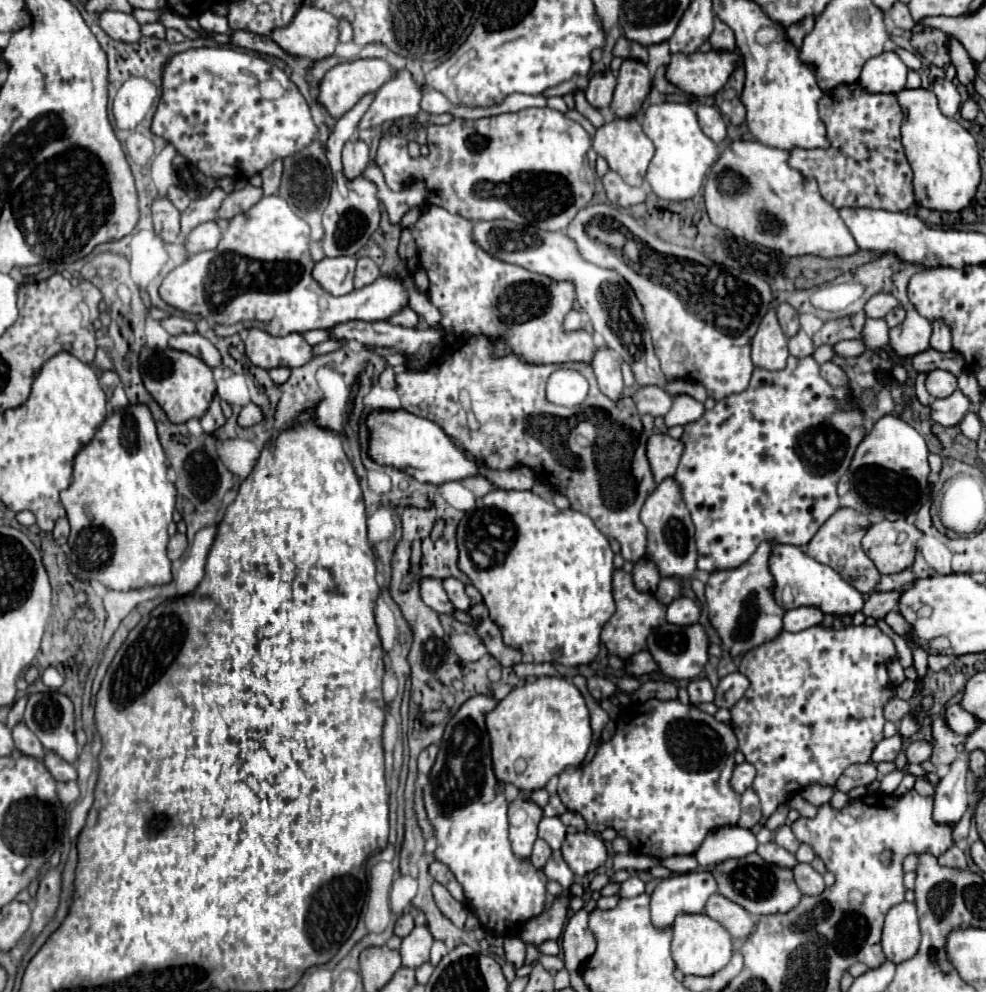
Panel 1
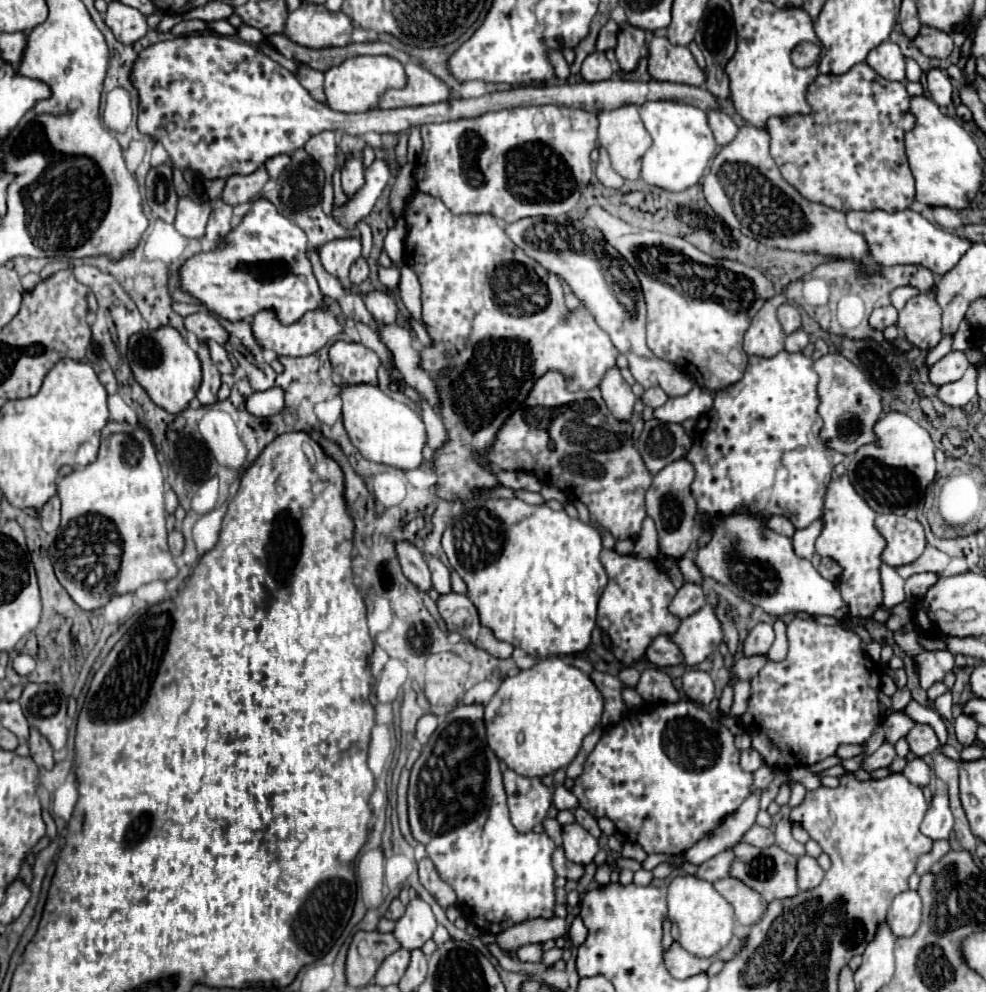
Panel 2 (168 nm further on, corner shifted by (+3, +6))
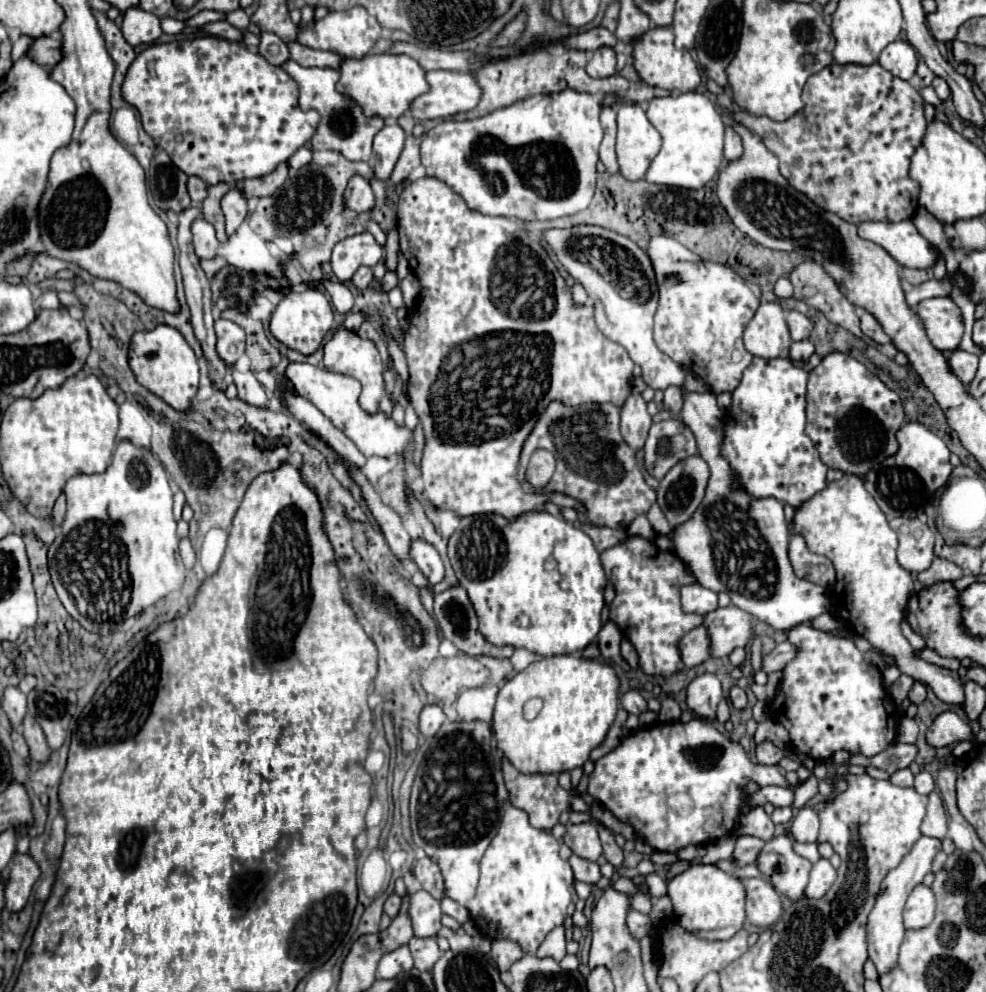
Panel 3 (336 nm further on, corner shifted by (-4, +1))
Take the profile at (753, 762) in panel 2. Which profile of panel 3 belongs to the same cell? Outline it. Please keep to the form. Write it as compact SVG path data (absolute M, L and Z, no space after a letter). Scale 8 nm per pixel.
M764 740L756 746L756 758L760 764L778 764L780 758L784 758L784 752L776 748L770 740Z

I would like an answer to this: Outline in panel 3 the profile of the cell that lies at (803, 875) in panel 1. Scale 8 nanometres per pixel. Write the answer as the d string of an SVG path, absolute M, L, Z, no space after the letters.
M820 858L814 866L812 866L812 872L810 872L810 882L804 890L804 896L806 898L822 898L830 886L834 884L836 880L836 870L834 866L830 864L830 860L826 858Z

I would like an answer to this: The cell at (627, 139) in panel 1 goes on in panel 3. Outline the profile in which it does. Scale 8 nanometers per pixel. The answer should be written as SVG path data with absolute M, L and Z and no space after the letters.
M622 104L618 110L616 156L620 174L628 180L644 178L652 158L658 154L662 138L646 118L640 104Z

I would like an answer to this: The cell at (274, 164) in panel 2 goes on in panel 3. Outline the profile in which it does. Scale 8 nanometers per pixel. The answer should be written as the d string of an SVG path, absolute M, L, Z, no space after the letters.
M300 148L300 150L288 160L288 164L290 164L292 168L302 168L302 166L306 166L310 160L312 160L312 150L310 150L310 148Z

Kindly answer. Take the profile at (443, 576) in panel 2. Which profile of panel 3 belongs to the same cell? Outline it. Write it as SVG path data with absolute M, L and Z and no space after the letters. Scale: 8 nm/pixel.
M416 538L412 540L410 546L410 560L422 570L422 574L428 578L430 584L436 584L444 578L444 564L442 558L438 554L438 550L428 544L424 538Z

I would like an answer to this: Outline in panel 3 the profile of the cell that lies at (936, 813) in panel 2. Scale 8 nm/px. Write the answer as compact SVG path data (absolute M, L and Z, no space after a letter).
M922 836L912 852L902 860L902 864L894 870L890 870L882 882L882 892L878 894L876 898L876 904L868 916L868 924L866 924L866 936L868 936L868 952L870 952L870 958L872 962L876 964L878 968L878 974L884 974L888 972L890 968L894 968L896 960L898 960L898 948L904 940L904 924L902 924L902 910L904 910L904 902L908 898L908 894L912 892L914 886L918 886L924 876L930 872L930 866L932 866L932 860L936 856L936 852L942 848L942 842L936 840L936 838L928 838L928 836Z

